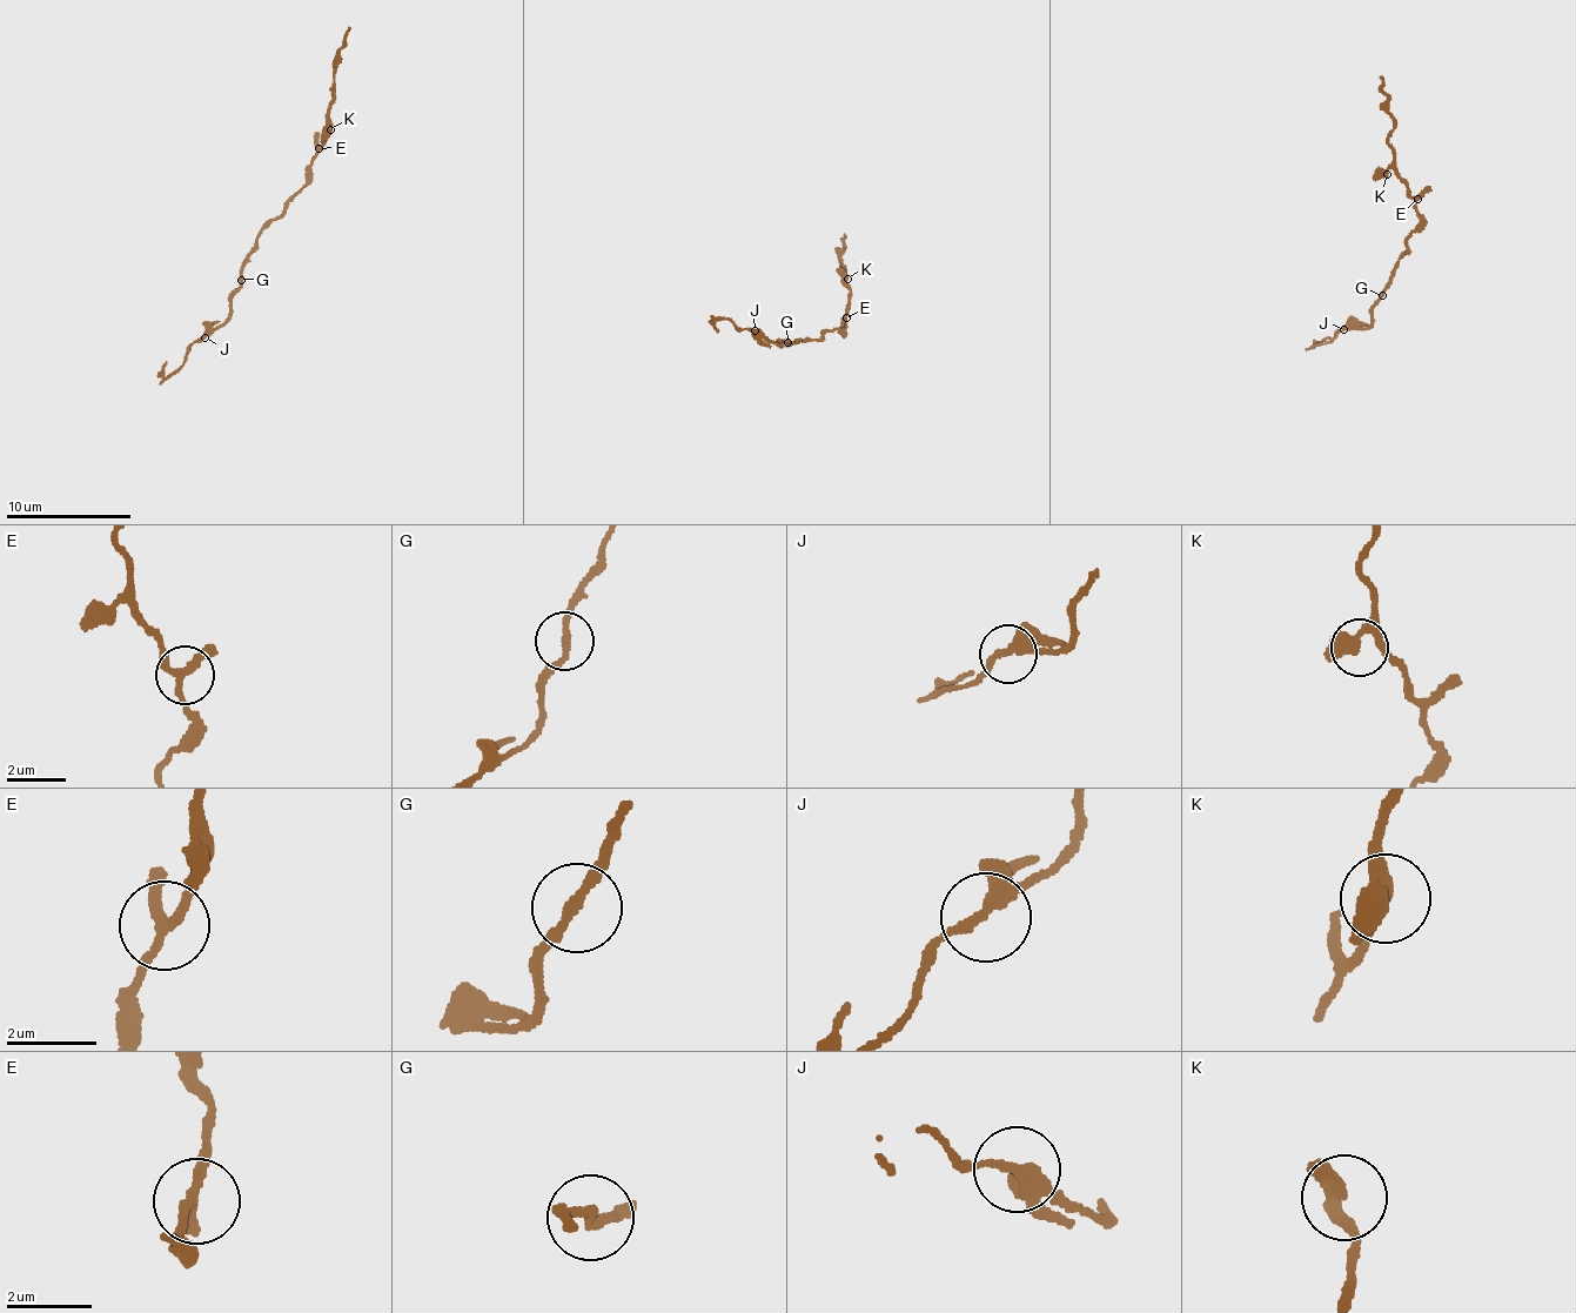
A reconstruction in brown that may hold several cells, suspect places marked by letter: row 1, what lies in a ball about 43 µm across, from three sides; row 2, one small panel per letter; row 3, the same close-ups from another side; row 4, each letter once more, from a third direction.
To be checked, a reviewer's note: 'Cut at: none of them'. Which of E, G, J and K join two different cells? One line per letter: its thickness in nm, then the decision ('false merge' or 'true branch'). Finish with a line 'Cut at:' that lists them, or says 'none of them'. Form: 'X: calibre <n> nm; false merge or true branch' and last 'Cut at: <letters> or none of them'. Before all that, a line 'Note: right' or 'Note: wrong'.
Note: right
E: calibre 220 nm; true branch
G: calibre 200 nm; true branch
J: calibre 260 nm; true branch
K: calibre 280 nm; true branch
Cut at: none of them

